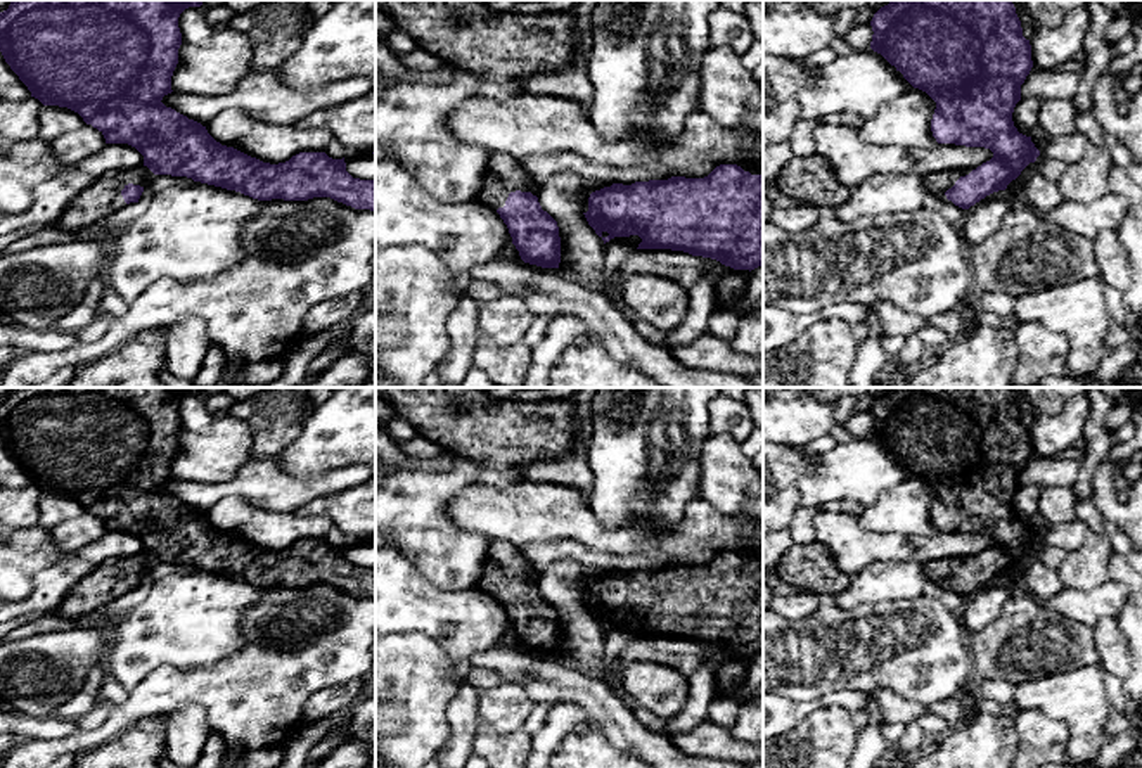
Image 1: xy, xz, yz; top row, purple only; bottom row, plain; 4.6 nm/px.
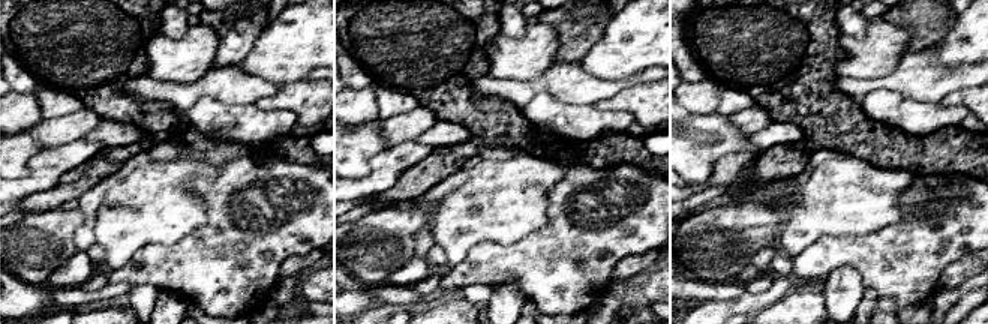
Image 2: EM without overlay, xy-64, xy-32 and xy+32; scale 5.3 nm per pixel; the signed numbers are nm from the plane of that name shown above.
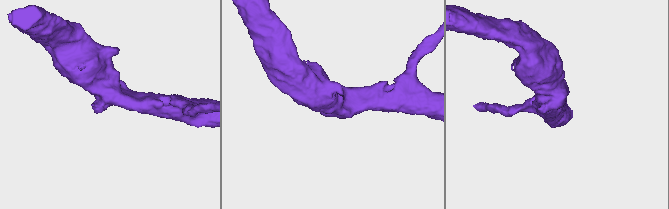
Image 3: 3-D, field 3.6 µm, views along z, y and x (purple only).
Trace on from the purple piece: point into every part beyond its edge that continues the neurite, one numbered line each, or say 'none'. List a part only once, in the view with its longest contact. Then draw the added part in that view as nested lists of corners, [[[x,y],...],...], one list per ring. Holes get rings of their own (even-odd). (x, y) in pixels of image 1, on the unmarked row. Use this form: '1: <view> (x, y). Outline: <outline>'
1: xz (504, 563). Outline: [[[490,540],[488,559],[476,586],[497,598],[505,593],[509,581],[516,578],[536,583],[540,576],[519,554],[519,548],[507,541]]]

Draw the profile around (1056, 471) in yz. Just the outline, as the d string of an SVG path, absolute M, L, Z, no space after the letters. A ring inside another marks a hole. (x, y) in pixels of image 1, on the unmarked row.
M1031 455L1024 470L1021 472L1021 486L1040 484L1047 486L1066 486L1073 488L1081 464L1073 458L1052 457L1040 458Z

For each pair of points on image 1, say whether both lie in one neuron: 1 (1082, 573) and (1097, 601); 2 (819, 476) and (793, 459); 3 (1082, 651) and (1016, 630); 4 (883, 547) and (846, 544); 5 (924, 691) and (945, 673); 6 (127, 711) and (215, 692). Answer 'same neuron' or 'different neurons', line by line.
1: different neurons
2: different neurons
3: same neuron
4: same neuron
5: same neuron
6: same neuron

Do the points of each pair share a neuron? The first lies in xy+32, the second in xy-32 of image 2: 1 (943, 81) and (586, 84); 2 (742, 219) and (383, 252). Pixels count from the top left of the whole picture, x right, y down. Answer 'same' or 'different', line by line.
1: same
2: same

